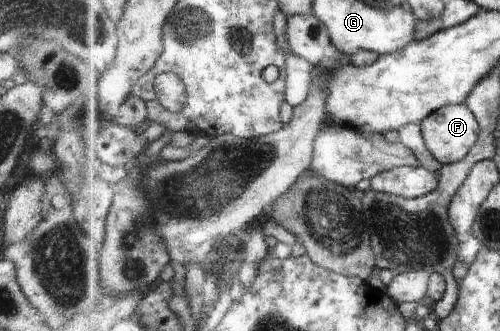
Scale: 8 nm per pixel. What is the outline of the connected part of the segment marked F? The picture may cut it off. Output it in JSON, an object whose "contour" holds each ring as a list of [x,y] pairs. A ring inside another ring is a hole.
{"contour":[[[467,103],[441,108],[428,116],[427,119],[424,119],[421,125],[428,148],[443,165],[454,164],[466,159],[476,143],[479,142],[482,132],[478,117]]]}

